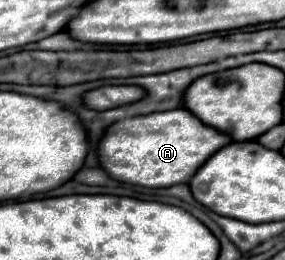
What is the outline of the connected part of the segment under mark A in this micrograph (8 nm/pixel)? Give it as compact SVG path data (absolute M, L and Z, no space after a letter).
M175 109L109 125L99 139L97 159L105 173L115 181L141 187L171 187L189 183L195 171L227 143L231 143L231 139L225 133L203 125L187 109Z

